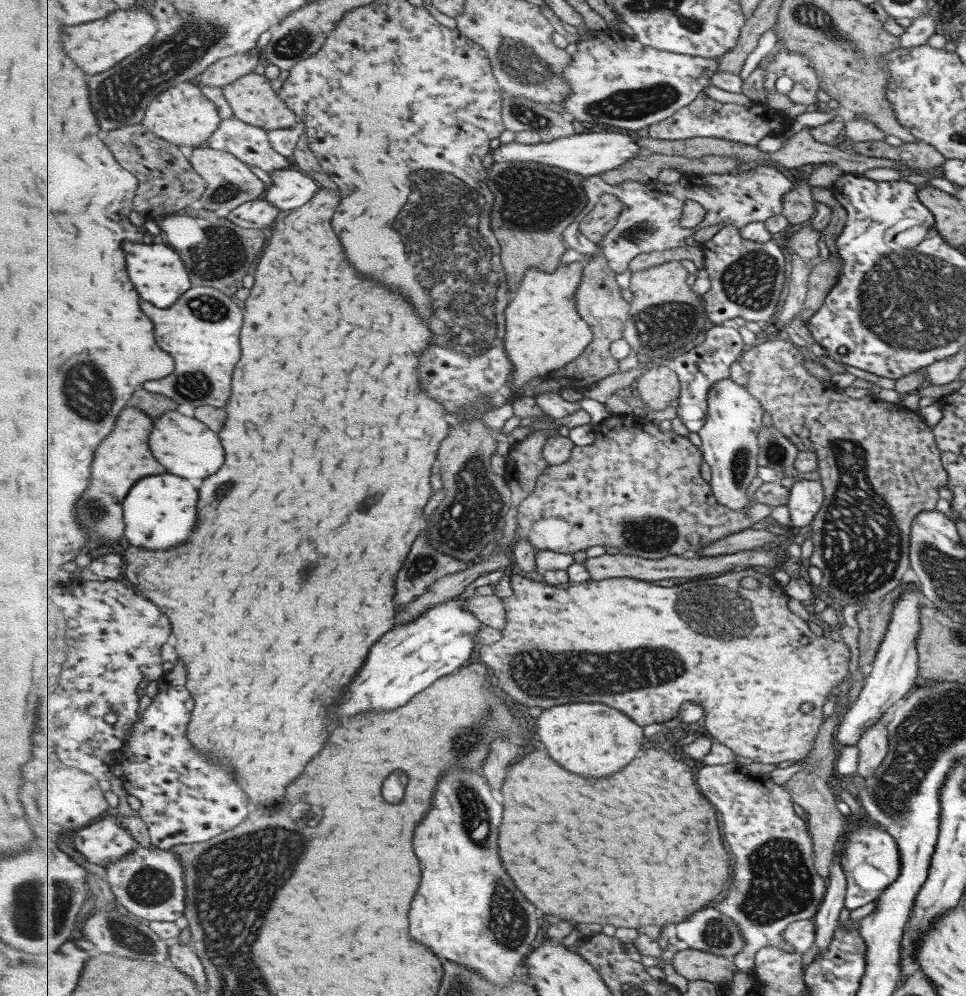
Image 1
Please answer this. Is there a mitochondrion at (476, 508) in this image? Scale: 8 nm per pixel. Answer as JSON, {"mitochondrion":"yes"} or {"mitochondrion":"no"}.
{"mitochondrion":"yes"}

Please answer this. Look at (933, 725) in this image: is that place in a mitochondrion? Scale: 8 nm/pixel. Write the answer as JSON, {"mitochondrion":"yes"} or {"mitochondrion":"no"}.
{"mitochondrion":"yes"}

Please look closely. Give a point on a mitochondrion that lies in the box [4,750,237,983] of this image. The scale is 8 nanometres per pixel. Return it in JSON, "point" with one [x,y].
{"point":[35,911]}

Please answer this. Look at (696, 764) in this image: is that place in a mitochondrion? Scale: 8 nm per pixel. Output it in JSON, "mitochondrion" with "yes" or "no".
{"mitochondrion":"no"}

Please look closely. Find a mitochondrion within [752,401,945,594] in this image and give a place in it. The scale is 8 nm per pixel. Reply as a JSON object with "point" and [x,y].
{"point":[775,450]}

